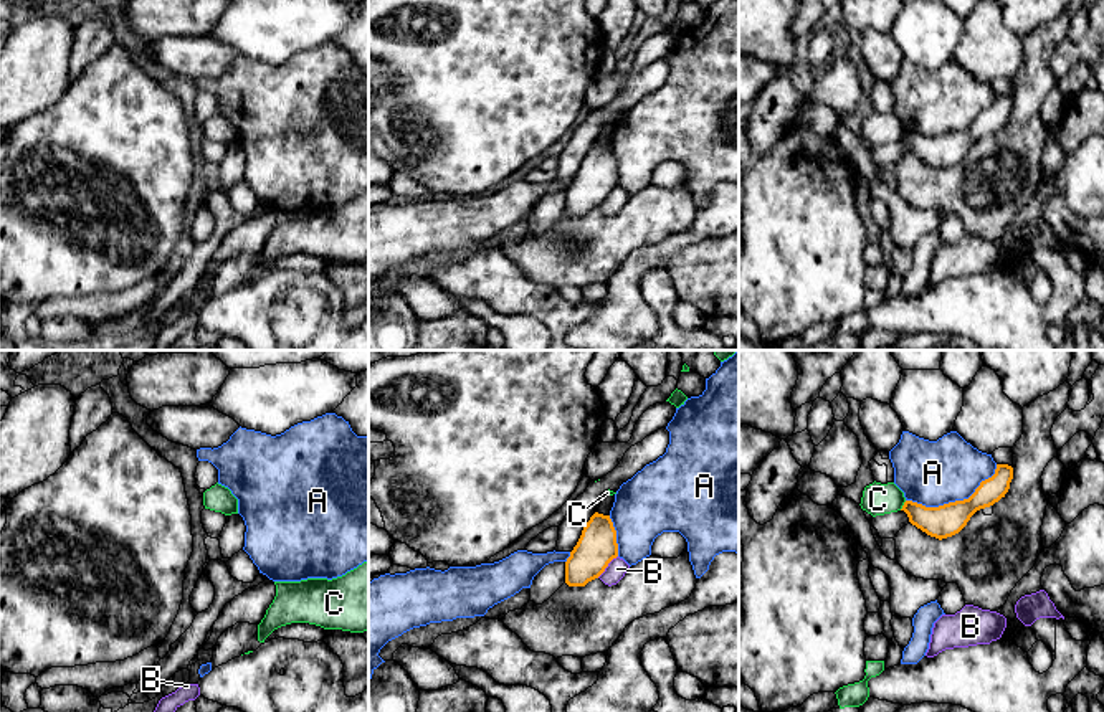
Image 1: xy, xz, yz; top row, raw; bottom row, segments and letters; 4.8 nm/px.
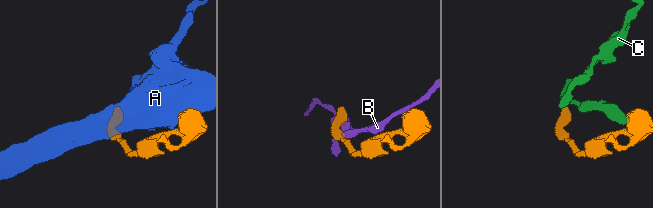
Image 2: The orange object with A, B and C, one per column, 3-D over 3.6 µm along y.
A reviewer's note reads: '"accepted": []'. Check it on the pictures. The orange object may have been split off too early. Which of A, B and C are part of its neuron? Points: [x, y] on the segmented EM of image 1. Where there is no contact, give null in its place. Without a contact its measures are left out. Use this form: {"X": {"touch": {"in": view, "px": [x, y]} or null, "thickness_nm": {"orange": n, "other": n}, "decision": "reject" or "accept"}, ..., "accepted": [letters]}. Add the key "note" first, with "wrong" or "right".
{"note": "right", "A": {"touch": {"in": "yz", "px": [956, 501]}, "thickness_nm": {"orange": 160, "other": 320}, "decision": "reject"}, "B": {"touch": {"in": "xz", "px": [607, 565]}, "thickness_nm": {"orange": 190, "other": 90}, "decision": "reject"}, "C": {"touch": {"in": "yz", "px": [903, 506]}, "thickness_nm": {"orange": 160, "other": 160}, "decision": "reject"}, "accepted": []}

